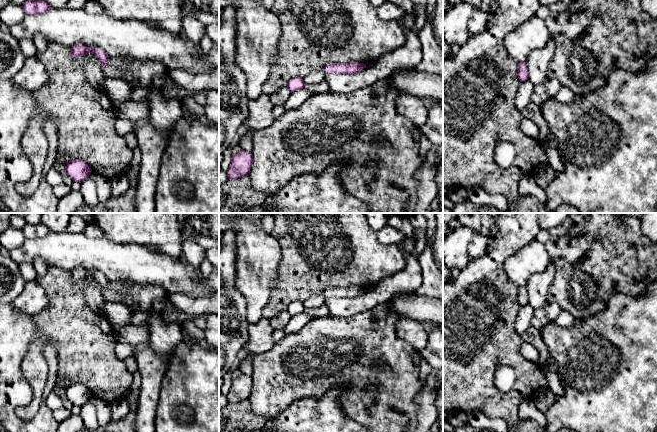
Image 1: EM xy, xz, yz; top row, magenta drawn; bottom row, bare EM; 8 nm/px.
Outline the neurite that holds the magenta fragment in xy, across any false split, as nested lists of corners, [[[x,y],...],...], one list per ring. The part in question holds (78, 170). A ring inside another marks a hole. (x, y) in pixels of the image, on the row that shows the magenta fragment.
[[[71,159],[65,166],[66,176],[70,177],[73,182],[83,182],[91,174],[90,166],[81,159]]]

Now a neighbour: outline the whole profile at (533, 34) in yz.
[[[536,15],[508,33],[503,41],[507,53],[516,62],[526,62],[534,50],[541,50],[551,38],[545,20]]]

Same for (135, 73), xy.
[[[109,57],[104,73],[112,78],[121,79],[132,88],[148,87],[155,75],[167,73],[167,67],[158,62],[140,62],[135,59]]]

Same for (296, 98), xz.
[[[305,88],[292,92],[286,103],[283,105],[285,112],[298,108],[303,102],[314,94],[315,93]]]

